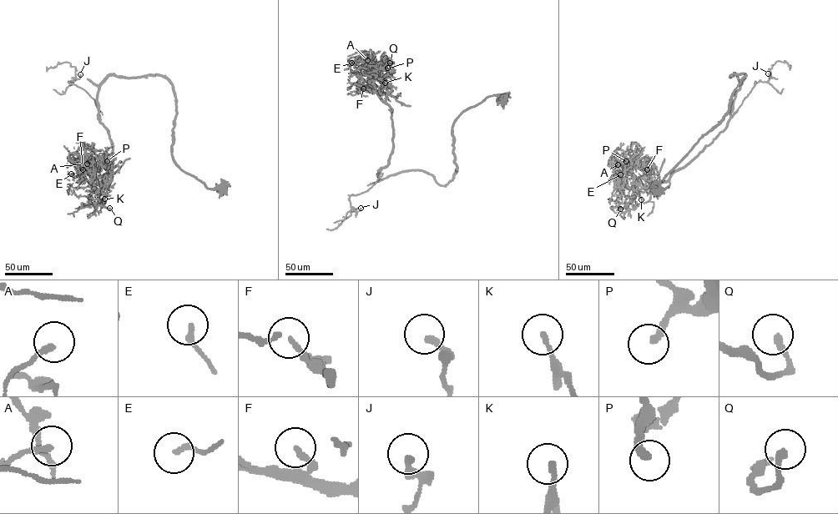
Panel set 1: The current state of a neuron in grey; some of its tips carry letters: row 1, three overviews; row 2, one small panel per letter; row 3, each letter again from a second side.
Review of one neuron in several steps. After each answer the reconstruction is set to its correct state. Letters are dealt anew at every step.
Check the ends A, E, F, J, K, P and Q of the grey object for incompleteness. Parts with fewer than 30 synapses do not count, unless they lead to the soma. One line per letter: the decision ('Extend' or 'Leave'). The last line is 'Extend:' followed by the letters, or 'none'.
A: Leave
E: Leave
F: Leave
J: Leave
K: Leave
P: Leave
Q: Leave
Extend: none

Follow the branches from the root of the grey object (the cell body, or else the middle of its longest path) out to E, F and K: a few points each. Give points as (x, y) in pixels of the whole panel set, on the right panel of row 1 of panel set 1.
E: (656, 188), (729, 112), (744, 74), (730, 76), (739, 88), (728, 126), (668, 179), (645, 187), (620, 174)
F: (656, 188), (729, 112), (745, 74), (730, 76), (739, 85), (730, 118), (709, 144), (664, 181), (647, 169)
K: (656, 188), (729, 112), (744, 74), (730, 76), (739, 88), (728, 126), (641, 199)

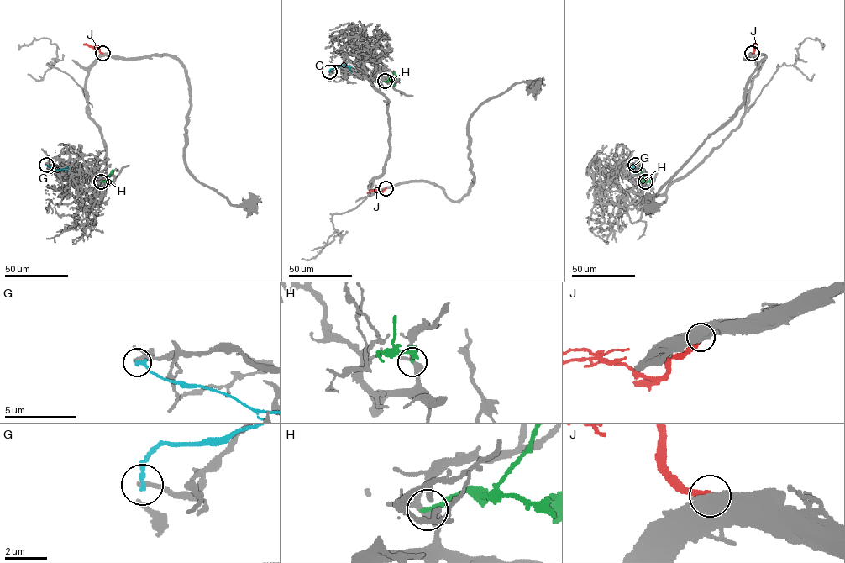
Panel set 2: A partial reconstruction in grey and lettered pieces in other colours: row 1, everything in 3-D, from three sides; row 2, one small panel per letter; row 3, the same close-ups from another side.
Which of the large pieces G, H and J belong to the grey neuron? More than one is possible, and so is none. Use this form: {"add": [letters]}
{"add": ["J"]}

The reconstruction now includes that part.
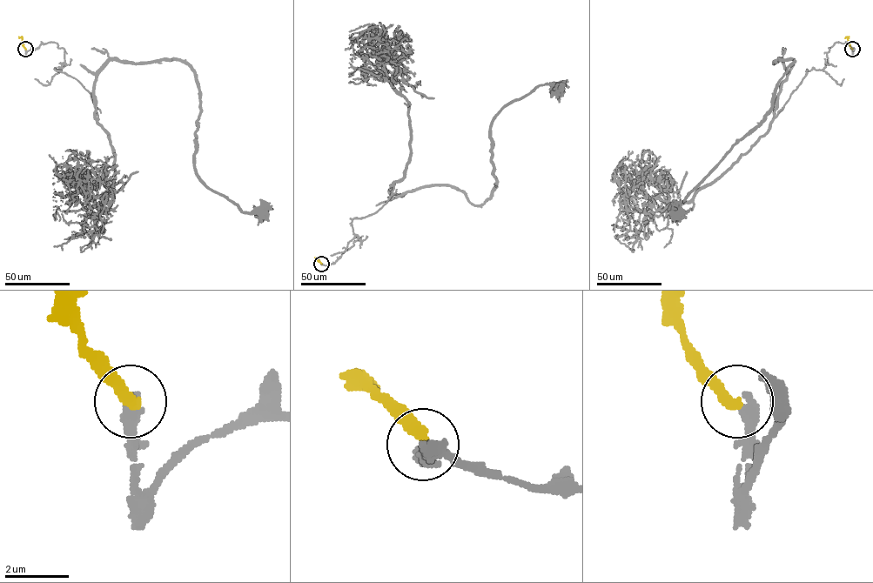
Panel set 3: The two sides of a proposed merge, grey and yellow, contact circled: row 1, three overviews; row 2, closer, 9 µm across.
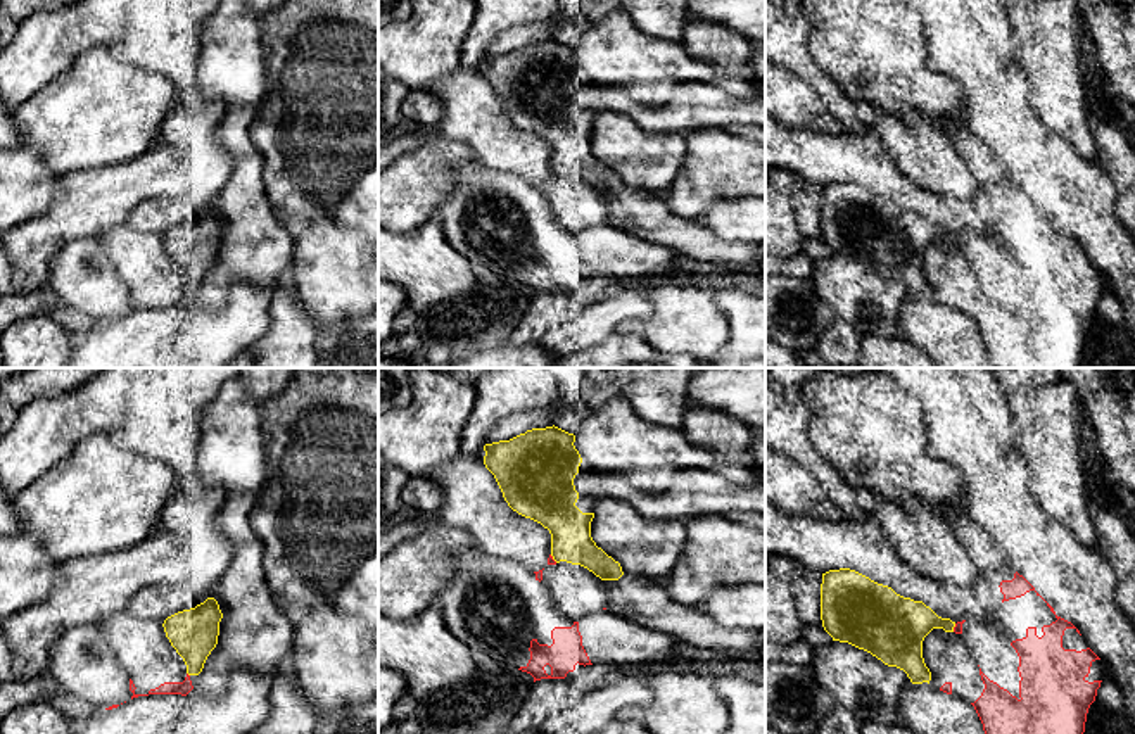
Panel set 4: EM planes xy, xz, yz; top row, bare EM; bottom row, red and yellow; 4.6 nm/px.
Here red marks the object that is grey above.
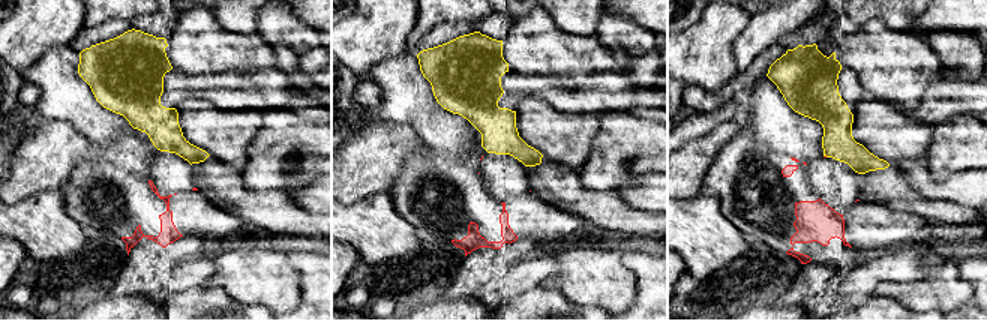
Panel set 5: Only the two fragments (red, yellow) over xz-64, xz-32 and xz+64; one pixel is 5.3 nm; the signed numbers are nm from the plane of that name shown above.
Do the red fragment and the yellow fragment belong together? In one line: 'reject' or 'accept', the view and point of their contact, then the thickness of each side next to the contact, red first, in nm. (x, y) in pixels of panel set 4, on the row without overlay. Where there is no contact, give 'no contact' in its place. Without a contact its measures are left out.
reject; meets red in xz at (551, 171); 30 nm thick on the red side, 200 nm on the other

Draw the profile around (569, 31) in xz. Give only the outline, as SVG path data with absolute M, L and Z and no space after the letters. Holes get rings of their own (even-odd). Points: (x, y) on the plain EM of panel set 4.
M577 17L561 21L555 33L555 40L574 48L579 45L580 38L582 31L579 28Z

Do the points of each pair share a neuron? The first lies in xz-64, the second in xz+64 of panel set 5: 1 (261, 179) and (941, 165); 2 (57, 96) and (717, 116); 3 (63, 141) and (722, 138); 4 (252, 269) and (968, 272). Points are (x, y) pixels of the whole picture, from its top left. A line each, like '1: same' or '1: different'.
1: same
2: different
3: same
4: different

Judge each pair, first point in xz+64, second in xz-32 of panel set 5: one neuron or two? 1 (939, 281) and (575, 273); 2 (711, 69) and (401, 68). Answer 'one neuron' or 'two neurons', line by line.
1: one neuron
2: two neurons

